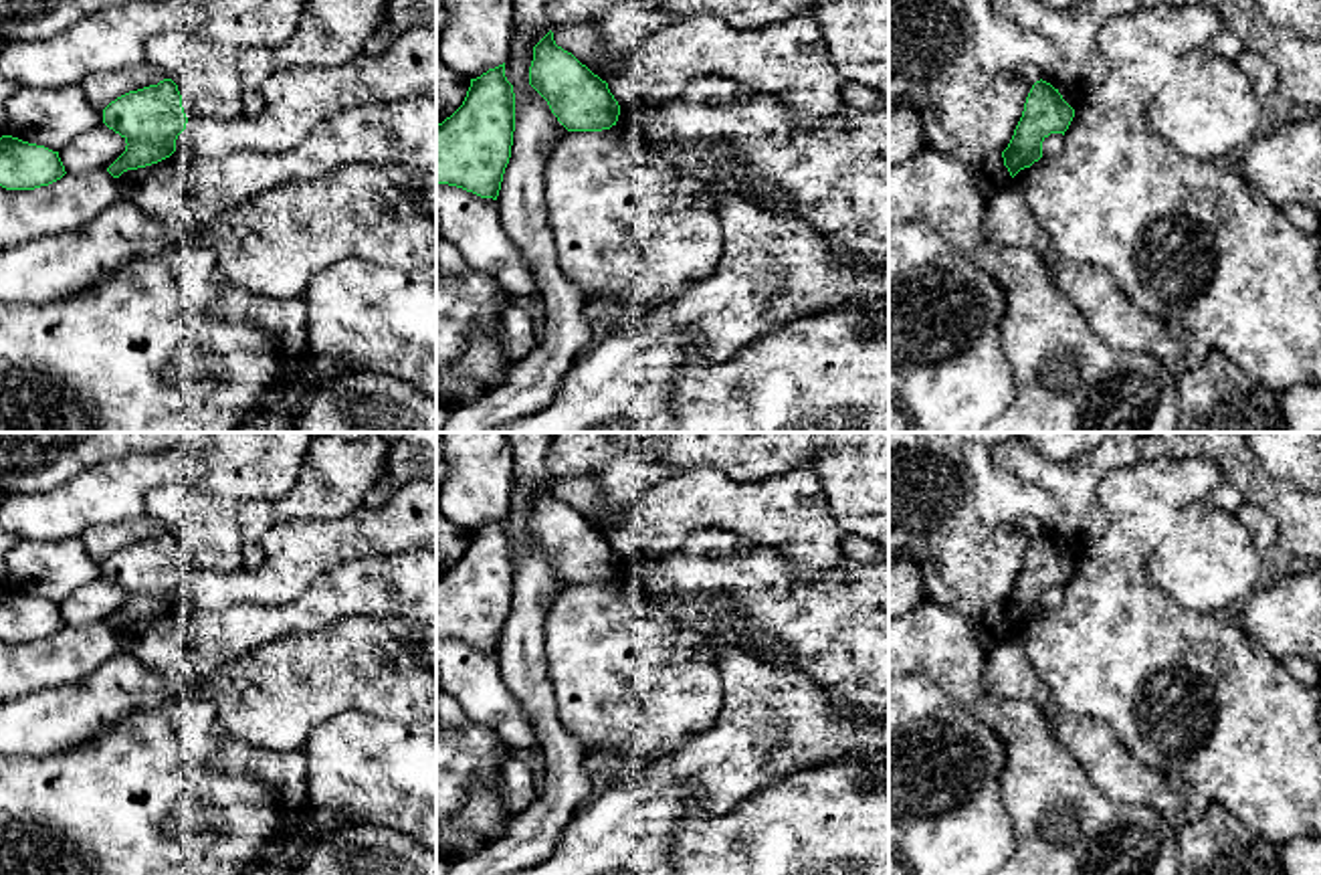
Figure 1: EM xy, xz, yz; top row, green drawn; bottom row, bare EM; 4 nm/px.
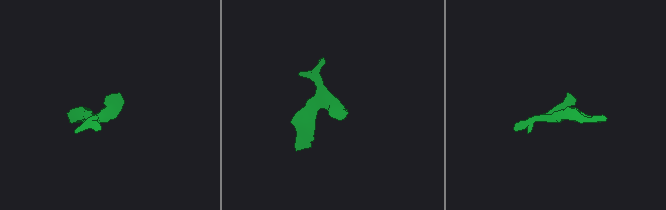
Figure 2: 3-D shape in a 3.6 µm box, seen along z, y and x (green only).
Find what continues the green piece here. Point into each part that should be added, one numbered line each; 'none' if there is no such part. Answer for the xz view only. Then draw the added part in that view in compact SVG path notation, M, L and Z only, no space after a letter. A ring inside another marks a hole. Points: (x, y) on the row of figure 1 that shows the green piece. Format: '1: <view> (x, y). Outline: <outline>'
none

